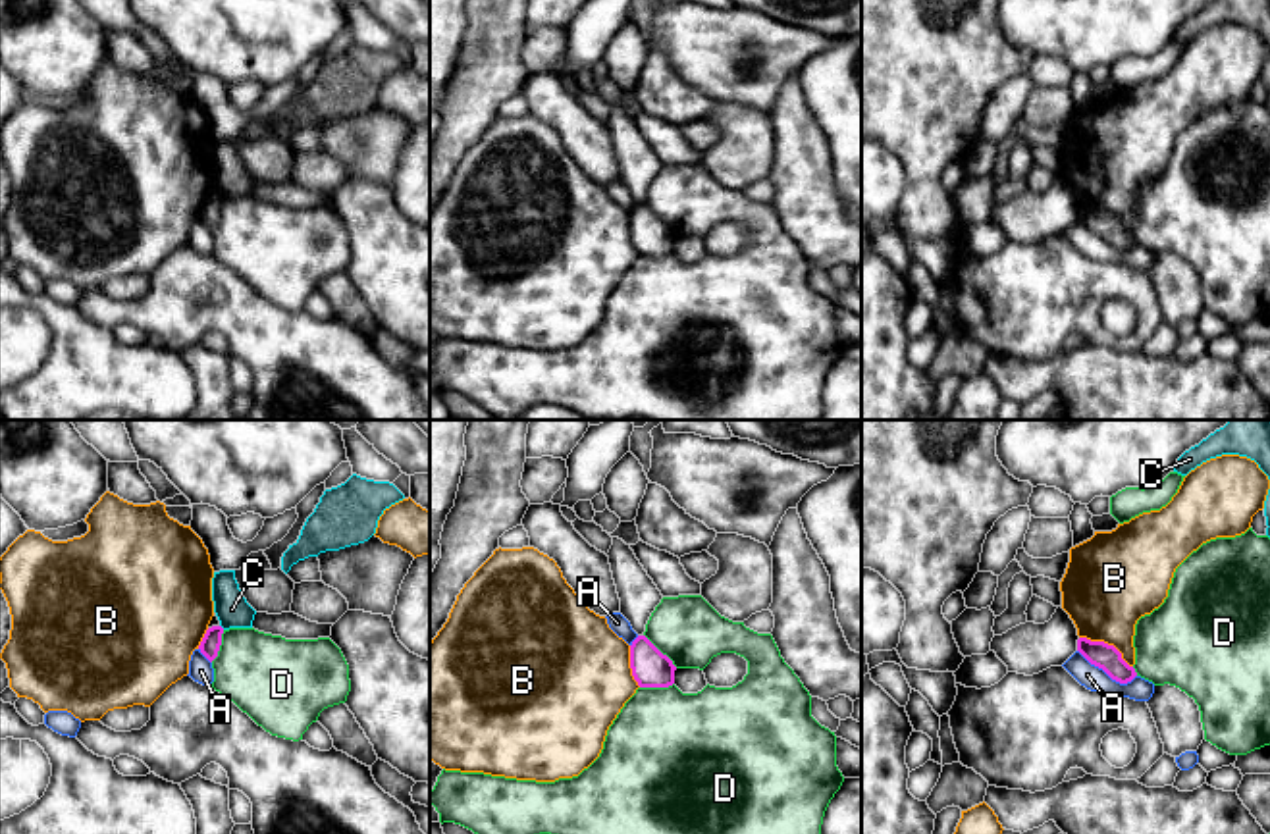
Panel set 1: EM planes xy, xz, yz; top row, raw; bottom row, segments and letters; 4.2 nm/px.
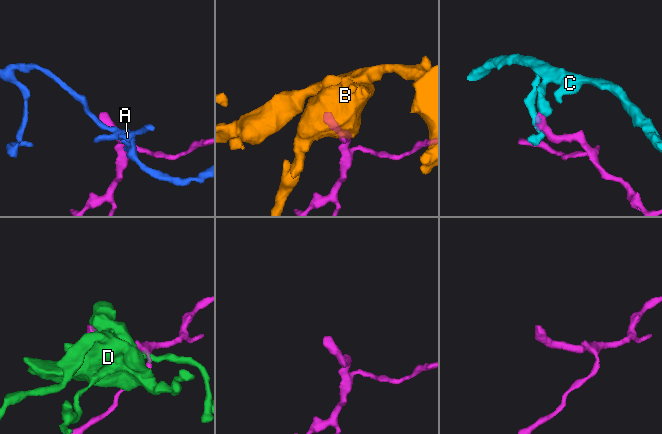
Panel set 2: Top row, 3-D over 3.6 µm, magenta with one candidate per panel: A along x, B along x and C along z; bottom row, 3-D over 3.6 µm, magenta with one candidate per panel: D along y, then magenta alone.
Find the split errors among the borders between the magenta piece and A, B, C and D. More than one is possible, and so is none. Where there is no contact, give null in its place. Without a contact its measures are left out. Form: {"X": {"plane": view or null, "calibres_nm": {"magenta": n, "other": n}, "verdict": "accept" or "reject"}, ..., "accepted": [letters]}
{"A": {"plane": "yz", "calibres_nm": {"magenta": 110, "other": 100}, "verdict": "reject"}, "B": {"plane": "yz", "calibres_nm": {"magenta": 110, "other": 380}, "verdict": "reject"}, "C": {"plane": null, "verdict": "reject"}, "D": {"plane": "xz", "calibres_nm": {"magenta": 160, "other": 280}, "verdict": "reject"}, "accepted": []}

